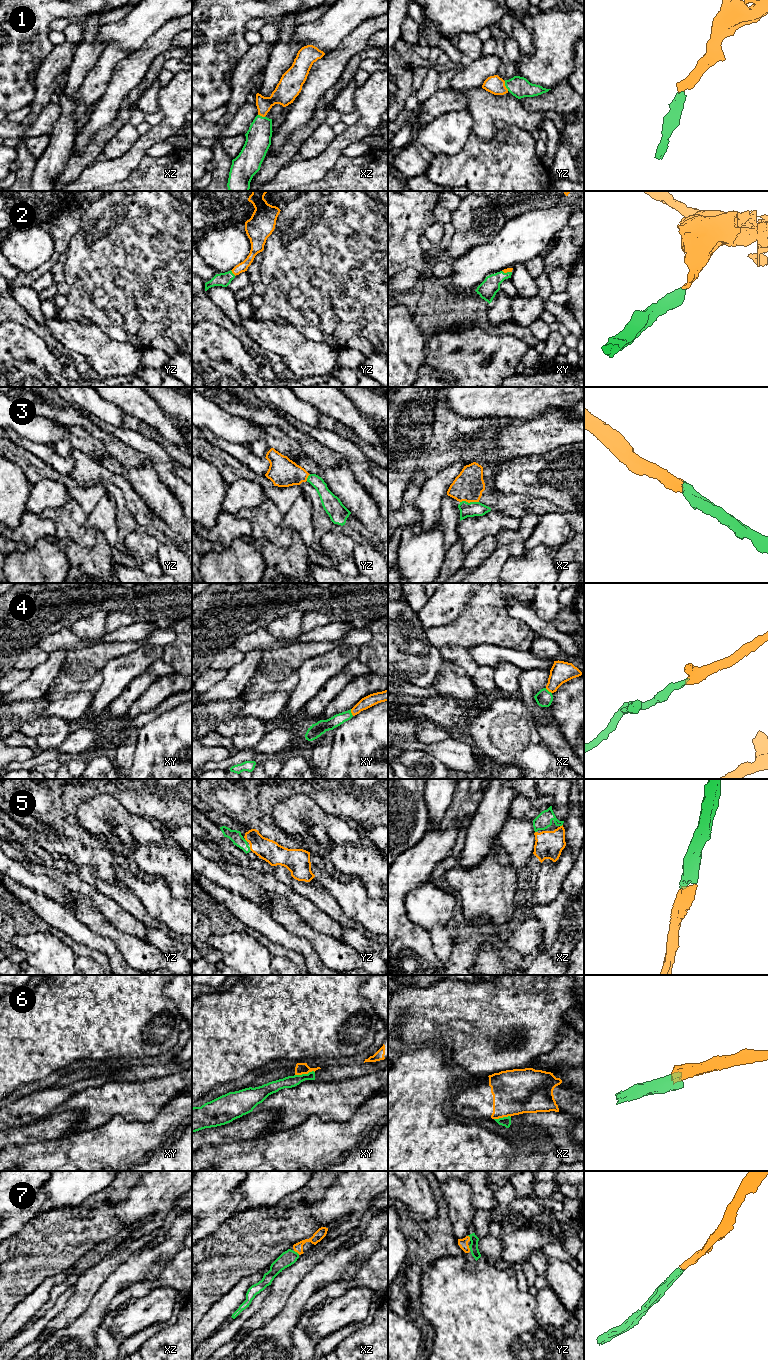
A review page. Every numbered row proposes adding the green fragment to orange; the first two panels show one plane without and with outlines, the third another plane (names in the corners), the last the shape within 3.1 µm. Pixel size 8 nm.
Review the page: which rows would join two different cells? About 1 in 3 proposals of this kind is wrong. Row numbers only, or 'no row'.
6

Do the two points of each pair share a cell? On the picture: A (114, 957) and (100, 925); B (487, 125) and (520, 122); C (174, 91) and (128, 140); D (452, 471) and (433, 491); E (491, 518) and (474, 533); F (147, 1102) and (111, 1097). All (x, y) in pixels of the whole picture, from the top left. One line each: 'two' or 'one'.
A: two
B: one
C: two
D: one
E: one
F: one

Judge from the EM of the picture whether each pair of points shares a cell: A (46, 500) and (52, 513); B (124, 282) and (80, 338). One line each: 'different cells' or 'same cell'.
A: different cells
B: different cells

